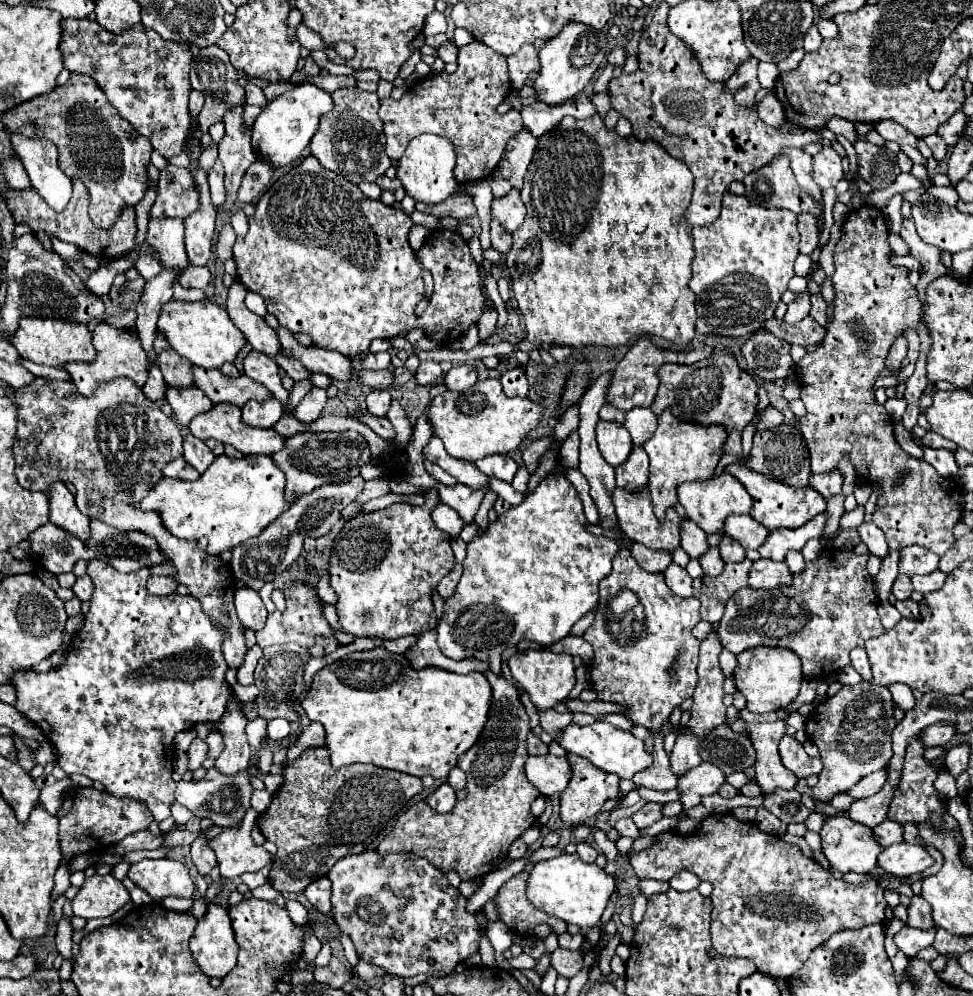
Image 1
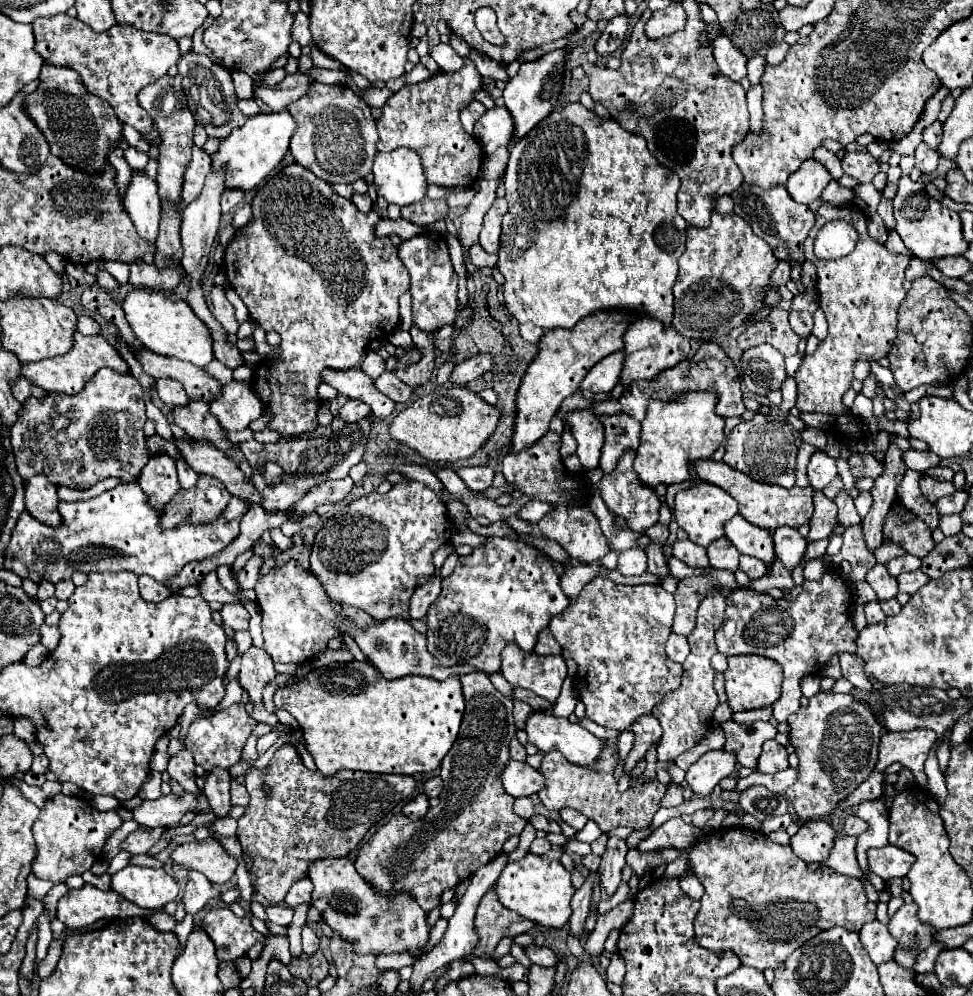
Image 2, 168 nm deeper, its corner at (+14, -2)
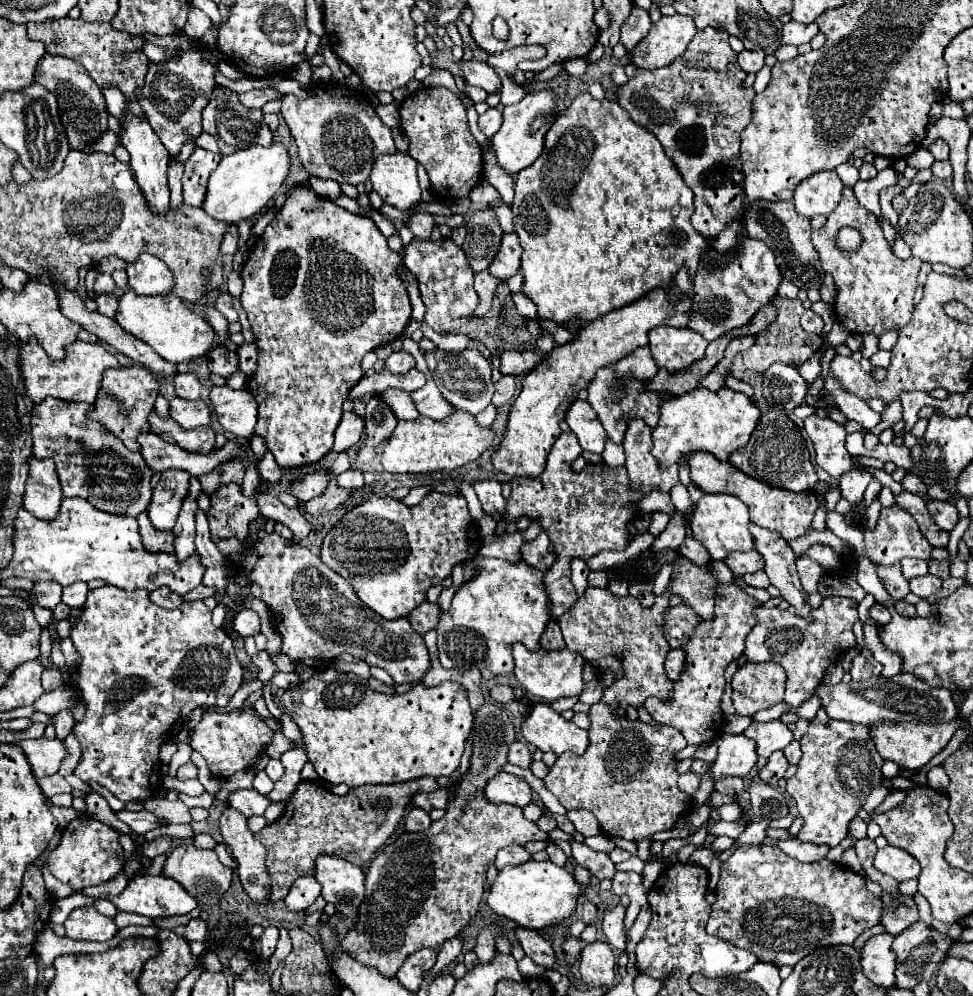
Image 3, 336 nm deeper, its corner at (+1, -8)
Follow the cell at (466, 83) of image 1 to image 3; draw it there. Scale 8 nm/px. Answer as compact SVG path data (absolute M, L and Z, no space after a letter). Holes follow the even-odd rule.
M444 86L420 88L400 104L400 118L410 140L408 154L424 164L434 196L438 200L466 198L482 178L482 148L470 134L466 108L458 94Z

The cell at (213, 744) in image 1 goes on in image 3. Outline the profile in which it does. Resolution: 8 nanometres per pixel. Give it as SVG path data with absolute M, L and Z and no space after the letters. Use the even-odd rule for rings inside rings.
M254 706L240 708L234 712L216 712L216 710L206 710L202 714L202 720L196 724L192 730L192 748L200 752L208 768L214 776L228 778L240 770L248 770L256 764L256 760L262 756L264 748L270 744L274 732L268 728L264 718L260 718L254 712Z

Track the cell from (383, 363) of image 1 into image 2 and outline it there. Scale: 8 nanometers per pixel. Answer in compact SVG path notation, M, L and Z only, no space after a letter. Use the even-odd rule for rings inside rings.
M369 352L369 354L363 358L363 362L361 362L361 370L363 370L367 376L377 378L377 376L381 376L381 372L385 370L385 362L383 362L383 358L381 358L377 352Z

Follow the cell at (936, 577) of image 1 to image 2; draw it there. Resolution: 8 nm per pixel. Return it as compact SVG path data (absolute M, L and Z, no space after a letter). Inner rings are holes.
M915 570L915 572L905 572L905 574L897 576L897 582L899 582L899 592L915 594L921 586L925 586L929 582L929 576L921 570Z

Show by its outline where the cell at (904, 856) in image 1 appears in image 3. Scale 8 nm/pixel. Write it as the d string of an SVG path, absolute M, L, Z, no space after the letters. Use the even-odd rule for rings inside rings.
M886 846L886 848L878 850L876 858L874 858L874 866L880 872L896 878L898 882L918 878L918 874L920 874L918 860L914 860L906 850L896 848L896 846Z

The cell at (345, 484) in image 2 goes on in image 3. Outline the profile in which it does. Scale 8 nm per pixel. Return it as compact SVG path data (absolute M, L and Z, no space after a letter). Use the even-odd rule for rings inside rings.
M350 468L338 476L338 486L340 488L356 488L360 490L364 486L364 472L358 468Z

